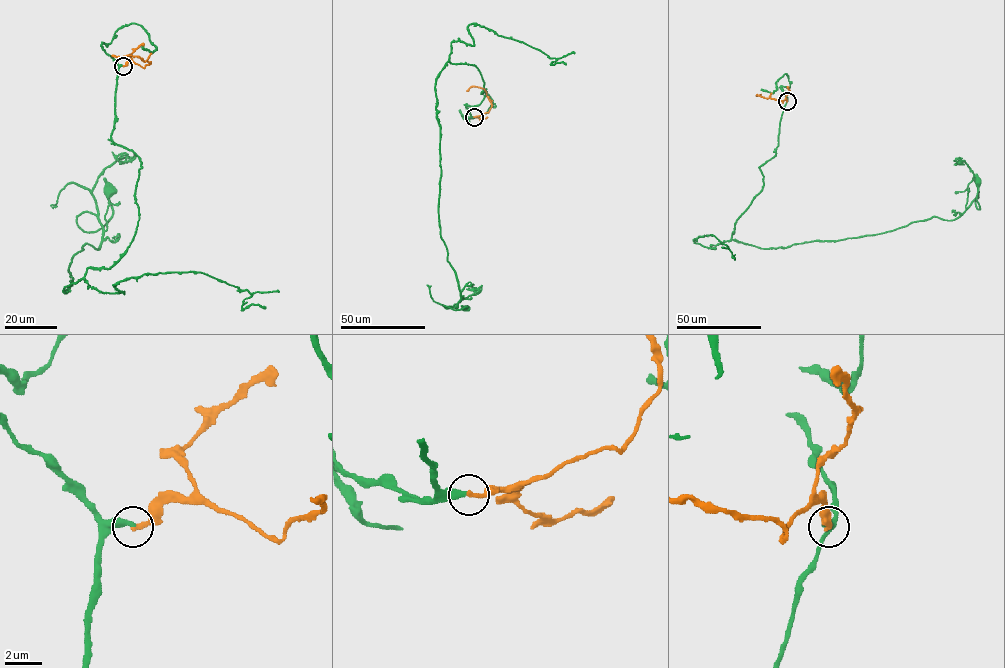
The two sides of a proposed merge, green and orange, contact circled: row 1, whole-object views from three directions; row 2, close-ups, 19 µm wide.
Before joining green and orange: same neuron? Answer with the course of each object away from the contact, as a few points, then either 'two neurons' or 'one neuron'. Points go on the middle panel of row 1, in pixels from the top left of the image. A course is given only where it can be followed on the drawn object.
green via (474, 116), (480, 72), (448, 61), (435, 90), (438, 213), (460, 299), (444, 306), (464, 307) | orange via (474, 117), (488, 112), (491, 102), (483, 89), (471, 86), (466, 90) | two neurons

